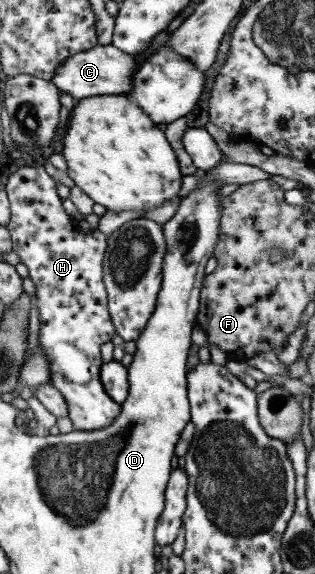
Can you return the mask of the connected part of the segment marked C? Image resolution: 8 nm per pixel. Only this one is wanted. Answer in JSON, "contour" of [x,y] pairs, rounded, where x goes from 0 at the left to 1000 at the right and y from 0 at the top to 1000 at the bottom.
{"contour":[[[311,77],[200,105],[181,115],[159,141],[181,152],[181,157],[225,166],[235,172],[308,166],[403,166],[422,150],[425,129],[438,117],[441,108],[429,106],[422,96],[390,91],[359,78],[321,80]]]}

